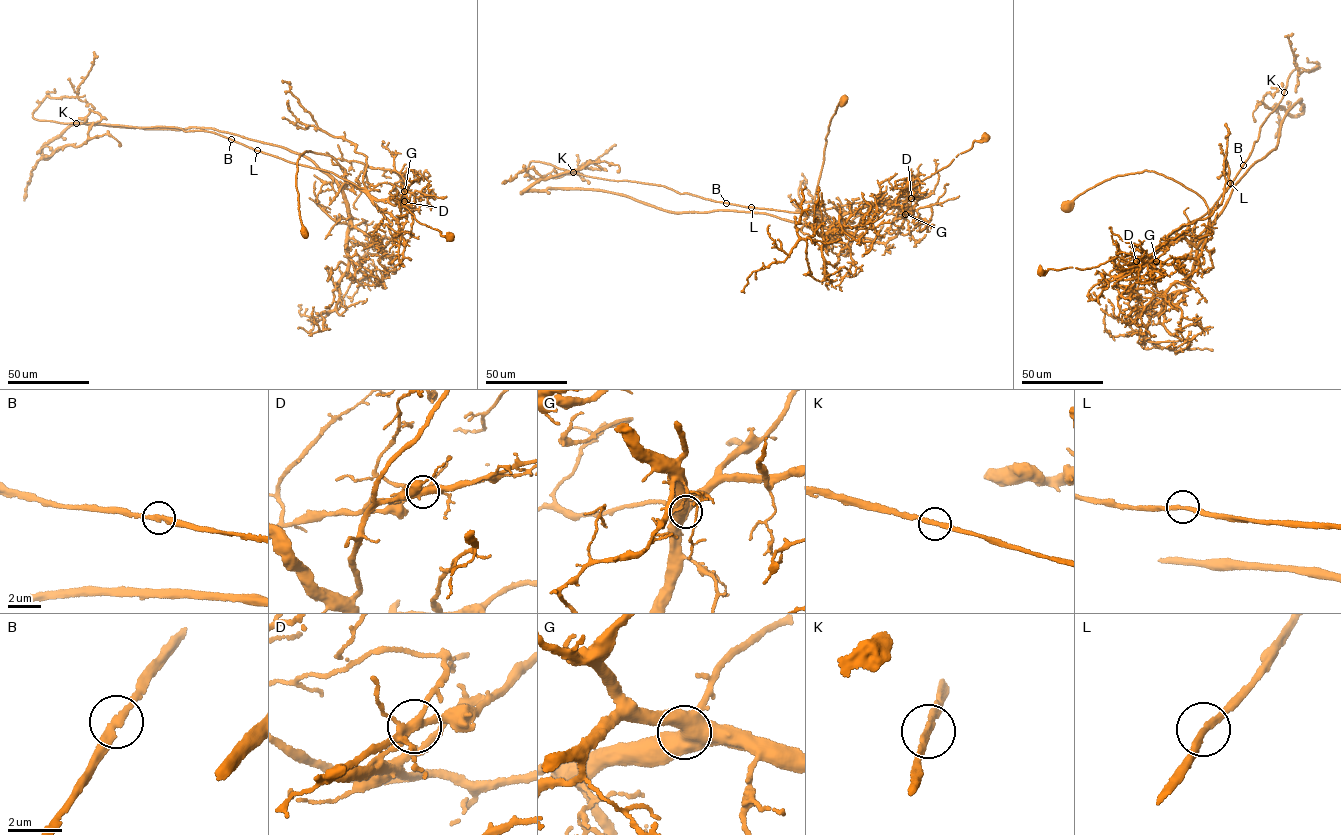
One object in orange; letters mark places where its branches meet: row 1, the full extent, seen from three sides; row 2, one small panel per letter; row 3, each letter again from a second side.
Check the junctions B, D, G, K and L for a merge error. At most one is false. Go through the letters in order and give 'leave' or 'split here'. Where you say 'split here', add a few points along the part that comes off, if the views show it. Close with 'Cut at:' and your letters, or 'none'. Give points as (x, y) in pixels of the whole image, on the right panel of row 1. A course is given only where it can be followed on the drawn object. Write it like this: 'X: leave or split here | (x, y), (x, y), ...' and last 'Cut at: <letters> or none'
B: leave
D: split here | (1136, 261), (1148, 263), (1171, 233), (1206, 213), (1247, 159), (1292, 71), (1316, 68), (1299, 72), (1292, 33)
G: leave
K: leave
L: leave
Cut at: D

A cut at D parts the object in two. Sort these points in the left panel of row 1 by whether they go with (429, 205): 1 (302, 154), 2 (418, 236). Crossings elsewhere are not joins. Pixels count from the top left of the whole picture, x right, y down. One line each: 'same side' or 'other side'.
1: other side
2: other side

